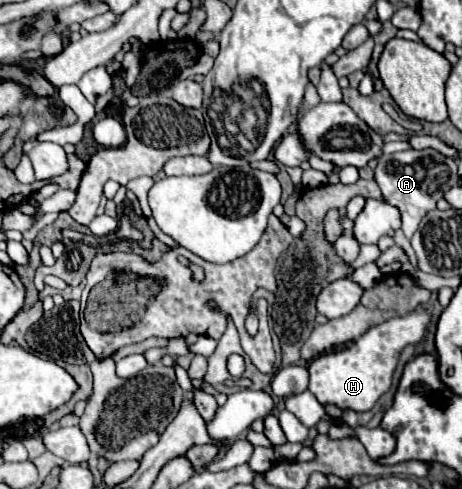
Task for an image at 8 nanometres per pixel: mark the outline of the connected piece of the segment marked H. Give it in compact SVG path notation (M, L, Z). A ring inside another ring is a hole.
M424 309L412 311L404 317L394 317L386 323L380 323L366 331L358 341L350 347L334 353L326 353L316 357L310 363L310 391L318 397L324 405L336 405L340 409L354 409L354 411L368 411L376 405L376 401L388 391L392 373L398 363L400 351L410 345L418 343L426 331L426 323L430 321L430 313Z

